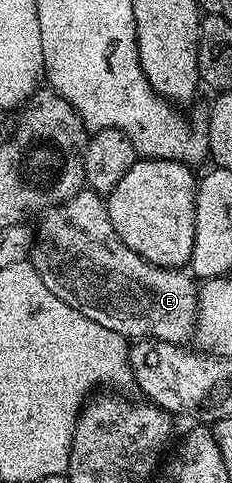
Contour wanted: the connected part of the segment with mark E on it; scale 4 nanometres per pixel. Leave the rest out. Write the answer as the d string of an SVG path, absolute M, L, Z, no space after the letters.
M83 188L73 198L44 211L39 221L31 261L43 284L63 304L71 304L87 320L119 332L126 340L156 338L185 344L194 337L198 283L184 269L168 270L143 260L139 252L131 252L115 232L102 195Z

